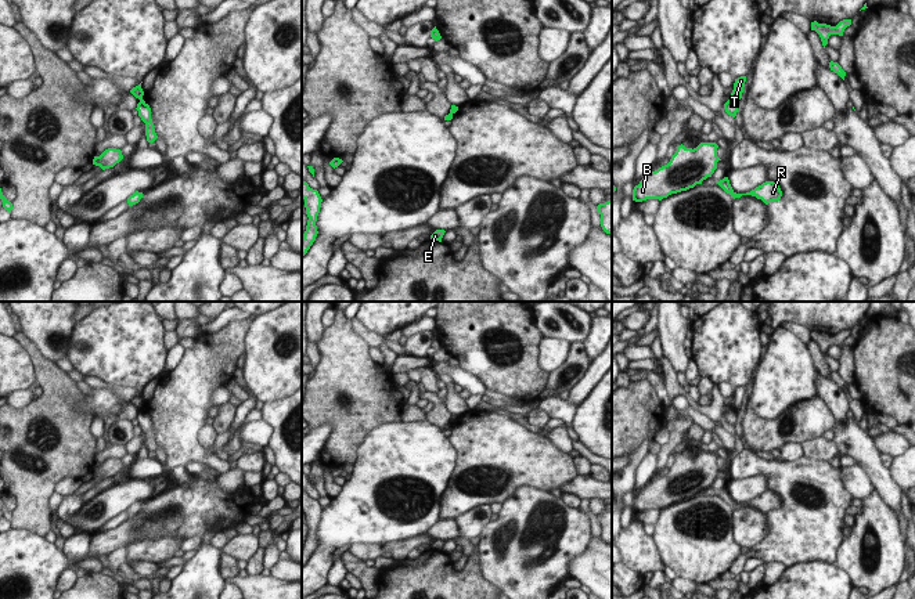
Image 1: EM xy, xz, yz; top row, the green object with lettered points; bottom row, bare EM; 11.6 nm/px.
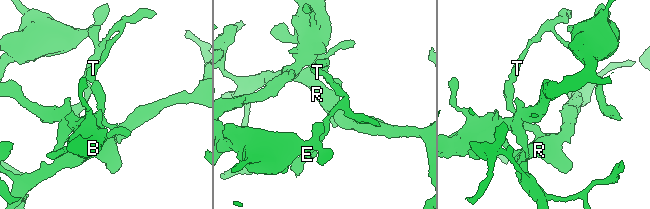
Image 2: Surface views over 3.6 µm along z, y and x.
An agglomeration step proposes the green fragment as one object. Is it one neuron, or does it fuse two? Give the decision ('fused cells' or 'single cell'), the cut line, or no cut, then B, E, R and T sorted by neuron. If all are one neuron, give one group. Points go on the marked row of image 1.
fused cells; cut yz (731, 96), (735, 101); groups B E T / R

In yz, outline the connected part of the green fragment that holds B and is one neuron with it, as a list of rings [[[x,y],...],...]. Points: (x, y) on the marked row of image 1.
[[[700,142],[696,148],[677,147],[670,162],[646,174],[633,190],[633,201],[667,198],[671,194],[687,191],[703,180],[712,177],[717,169],[718,145],[716,142]]]

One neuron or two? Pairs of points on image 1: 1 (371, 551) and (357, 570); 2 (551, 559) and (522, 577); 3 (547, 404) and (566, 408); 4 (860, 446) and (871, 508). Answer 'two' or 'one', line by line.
1: two
2: one
3: one
4: two

